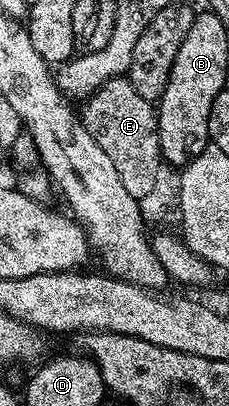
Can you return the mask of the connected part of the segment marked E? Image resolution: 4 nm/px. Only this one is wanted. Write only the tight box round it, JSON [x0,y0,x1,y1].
[82,77,161,200]

